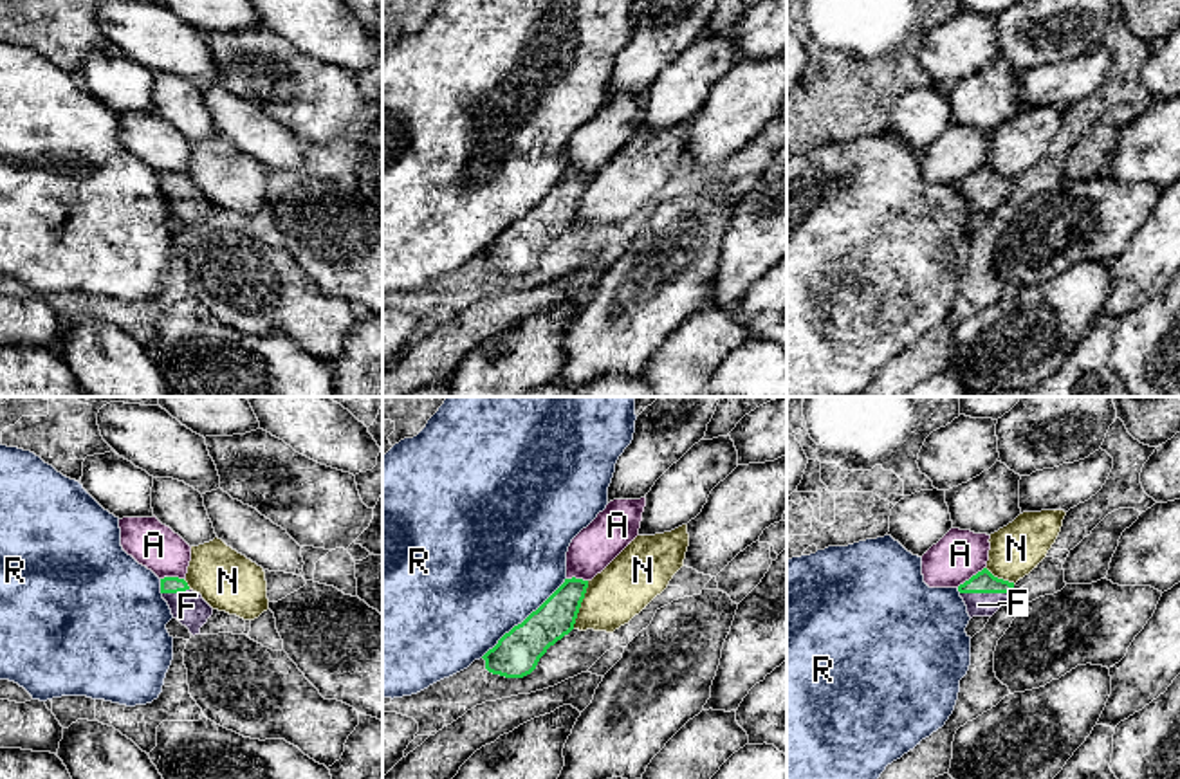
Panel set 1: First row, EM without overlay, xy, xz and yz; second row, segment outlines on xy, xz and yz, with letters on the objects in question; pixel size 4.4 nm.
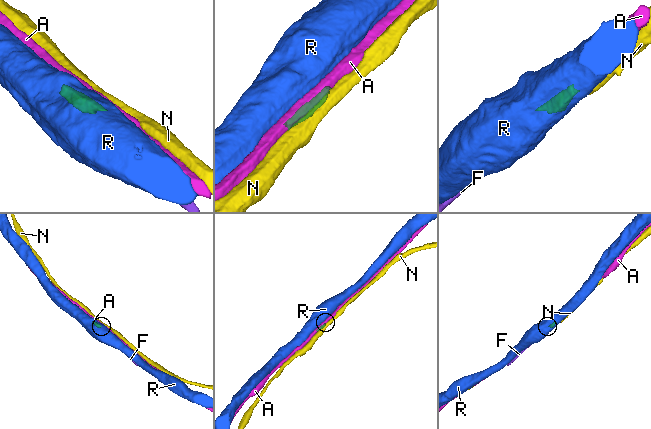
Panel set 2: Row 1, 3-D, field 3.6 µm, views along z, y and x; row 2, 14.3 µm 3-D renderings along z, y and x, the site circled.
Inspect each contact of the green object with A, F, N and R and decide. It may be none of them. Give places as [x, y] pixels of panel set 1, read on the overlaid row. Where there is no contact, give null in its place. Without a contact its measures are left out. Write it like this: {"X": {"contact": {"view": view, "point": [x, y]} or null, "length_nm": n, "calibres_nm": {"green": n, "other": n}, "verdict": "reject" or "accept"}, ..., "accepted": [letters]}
{"A": {"contact": {"view": "yz", "point": [971, 577]}, "length_nm": 160, "calibres_nm": {"green": 100, "other": 220}, "verdict": "reject"}, "F": {"contact": {"view": "yz", "point": [986, 592]}, "length_nm": 220, "calibres_nm": {"green": 100, "other": 110}, "verdict": "accept"}, "N": {"contact": {"view": "xz", "point": [580, 604]}, "length_nm": 220, "calibres_nm": {"green": 170, "other": 240}, "verdict": "reject"}, "R": {"contact": {"view": "xz", "point": [525, 619]}, "length_nm": 500, "calibres_nm": {"green": 200, "other": 500}, "verdict": "reject"}, "accepted": ["F"]}

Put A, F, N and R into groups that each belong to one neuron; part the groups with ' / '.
A / F / N / R

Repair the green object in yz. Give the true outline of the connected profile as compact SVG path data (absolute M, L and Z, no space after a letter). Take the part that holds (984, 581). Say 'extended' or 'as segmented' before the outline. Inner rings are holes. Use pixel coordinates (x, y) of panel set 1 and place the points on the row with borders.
extended | M987 568L958 586L969 617L992 617L1010 597L1014 582L994 577Z

